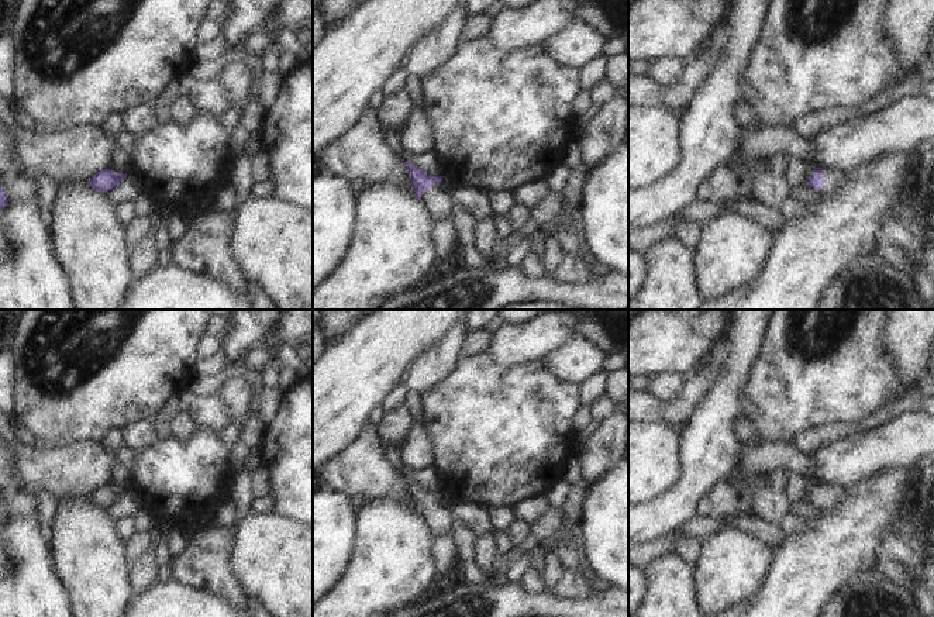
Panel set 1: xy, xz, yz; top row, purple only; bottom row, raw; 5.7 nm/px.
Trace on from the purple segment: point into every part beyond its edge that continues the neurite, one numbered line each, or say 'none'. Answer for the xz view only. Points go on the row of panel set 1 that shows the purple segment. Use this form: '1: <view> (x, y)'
1: xz (437, 202)

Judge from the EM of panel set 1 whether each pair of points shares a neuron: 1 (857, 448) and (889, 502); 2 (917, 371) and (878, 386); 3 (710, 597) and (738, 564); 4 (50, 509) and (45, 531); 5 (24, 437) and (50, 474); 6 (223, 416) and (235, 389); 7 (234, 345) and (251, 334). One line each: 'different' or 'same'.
1: different
2: different
3: same
4: same
5: different
6: different
7: same

